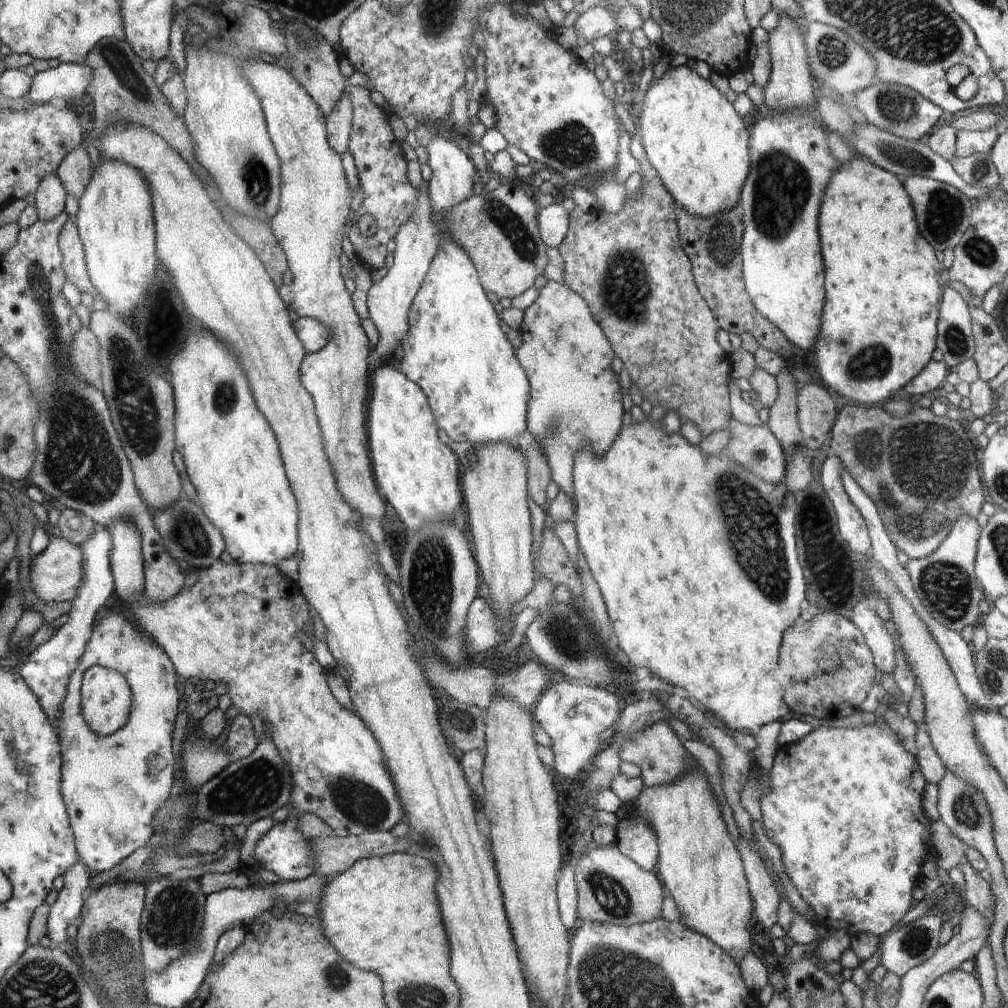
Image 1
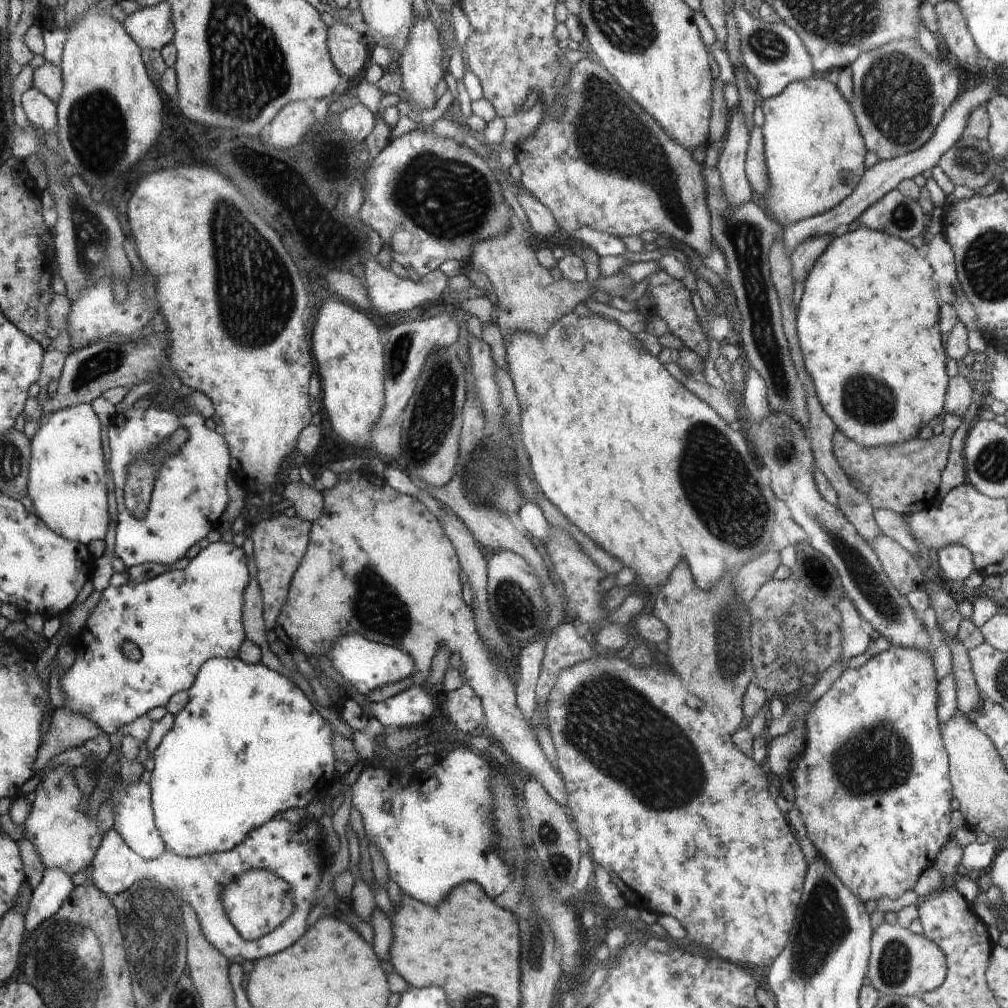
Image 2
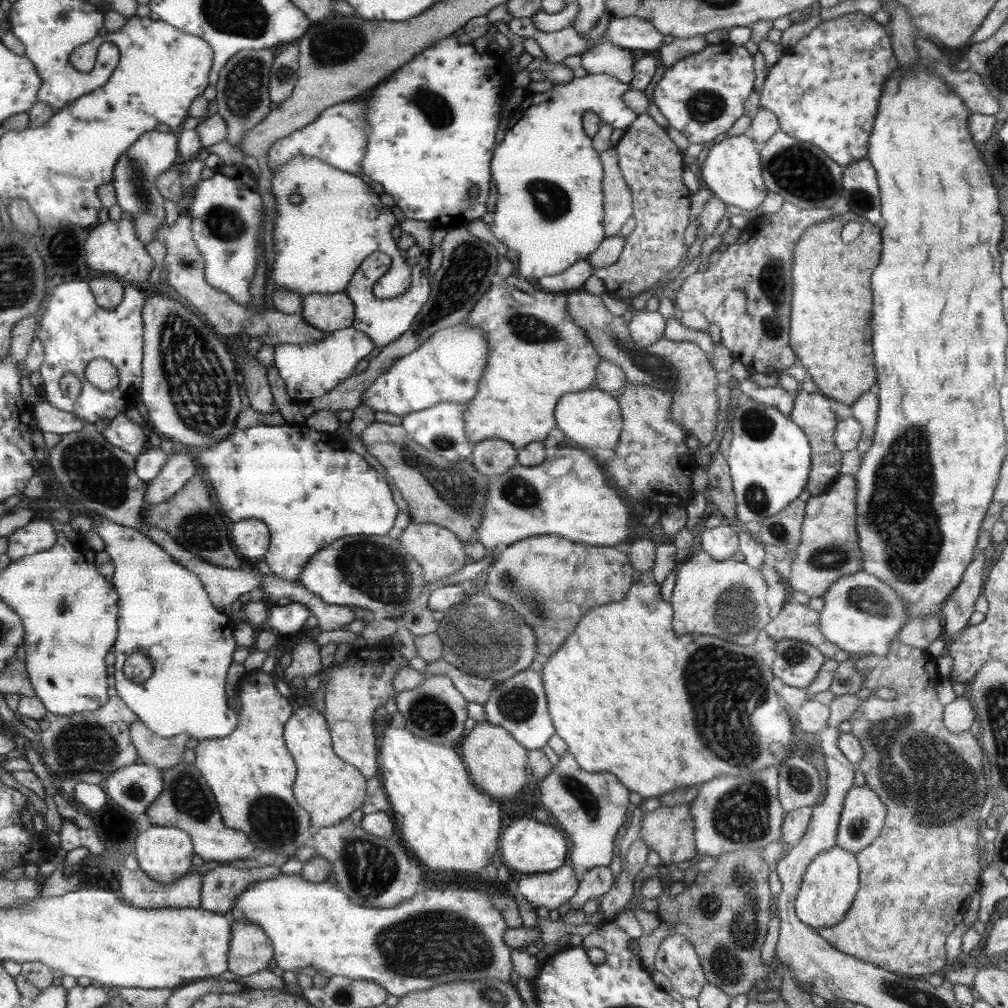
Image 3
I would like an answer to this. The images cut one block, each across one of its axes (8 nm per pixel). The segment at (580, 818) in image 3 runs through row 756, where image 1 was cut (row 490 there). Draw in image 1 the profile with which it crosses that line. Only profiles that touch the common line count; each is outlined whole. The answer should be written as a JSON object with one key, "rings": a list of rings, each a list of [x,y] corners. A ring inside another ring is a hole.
{"rings":[[[549,281],[540,290],[536,301],[526,308],[518,333],[522,336],[522,346],[515,350],[516,359],[522,364],[530,384],[526,430],[544,450],[551,480],[558,485],[559,491],[572,498],[572,462],[578,450],[590,446],[594,454],[606,454],[622,428],[625,410],[621,386],[617,380],[618,374],[610,368],[615,353],[600,326],[592,318],[586,302],[563,283]]]}

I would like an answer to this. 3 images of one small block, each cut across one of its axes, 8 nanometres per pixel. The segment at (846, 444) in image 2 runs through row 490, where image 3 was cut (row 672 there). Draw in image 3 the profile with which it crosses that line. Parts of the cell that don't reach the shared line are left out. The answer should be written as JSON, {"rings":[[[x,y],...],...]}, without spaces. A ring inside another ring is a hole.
{"rings":[[[894,638],[891,642],[886,656],[882,656],[878,660],[874,659],[870,666],[870,675],[862,682],[862,688],[878,689],[888,687],[896,692],[896,699],[894,701],[881,701],[880,698],[869,697],[864,702],[860,702],[860,707],[858,707],[855,714],[852,714],[849,722],[852,725],[851,733],[855,738],[858,738],[860,746],[862,746],[862,752],[864,752],[864,757],[862,757],[862,761],[859,763],[860,770],[866,776],[866,785],[885,804],[887,816],[878,838],[875,838],[874,842],[870,846],[863,848],[861,852],[855,853],[856,860],[859,864],[859,889],[844,920],[833,927],[815,929],[824,940],[827,940],[833,947],[840,950],[840,952],[909,978],[926,978],[931,974],[940,973],[940,969],[946,966],[947,954],[944,949],[946,938],[964,920],[968,901],[979,890],[981,874],[986,863],[986,855],[978,849],[978,838],[981,835],[978,832],[978,819],[988,787],[988,780],[984,780],[984,774],[982,774],[984,766],[982,765],[983,750],[981,748],[981,742],[978,738],[975,738],[975,735],[970,730],[965,730],[960,734],[954,734],[945,727],[943,724],[945,706],[940,703],[936,691],[940,682],[941,677],[937,671],[935,657],[930,655],[927,650],[903,644],[897,638]]]}

